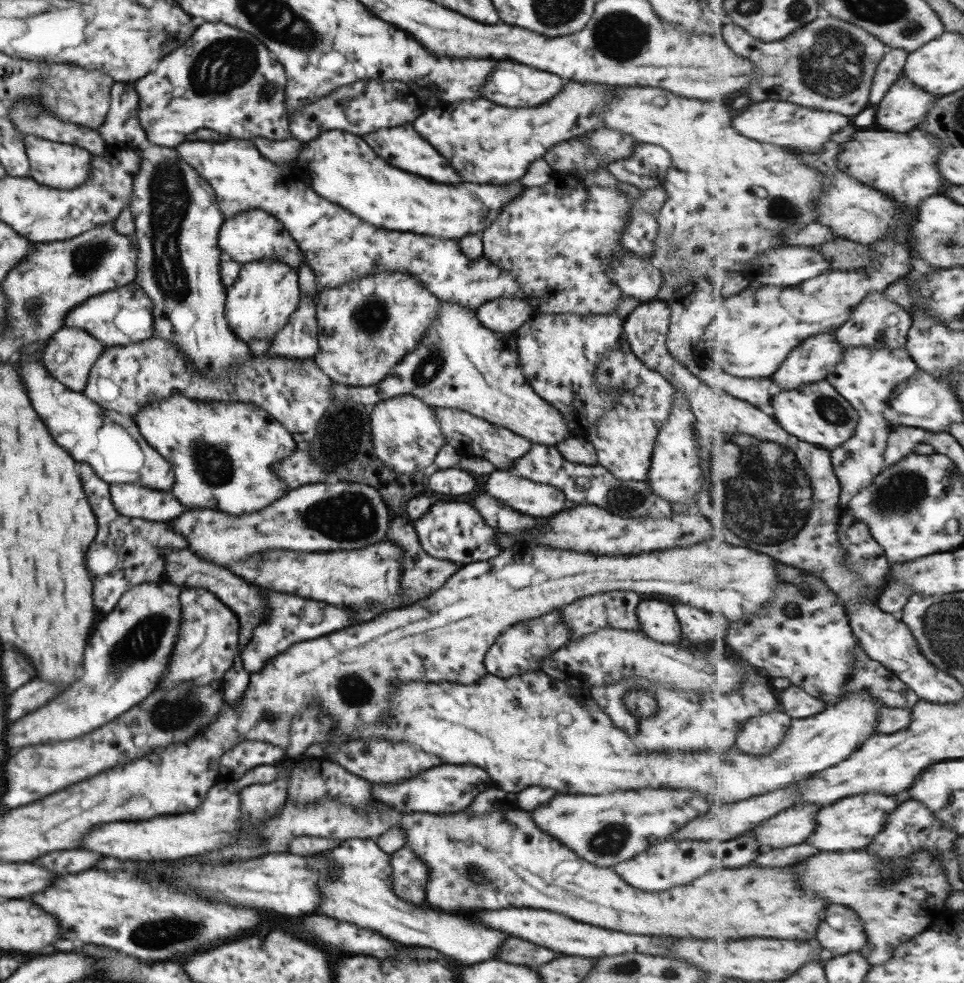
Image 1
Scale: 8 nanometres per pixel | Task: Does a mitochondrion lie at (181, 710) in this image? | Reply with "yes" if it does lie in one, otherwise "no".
yes

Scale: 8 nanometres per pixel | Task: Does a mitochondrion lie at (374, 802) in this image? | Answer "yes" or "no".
no

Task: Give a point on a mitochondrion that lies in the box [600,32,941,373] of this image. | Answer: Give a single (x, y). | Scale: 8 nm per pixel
(779, 208)

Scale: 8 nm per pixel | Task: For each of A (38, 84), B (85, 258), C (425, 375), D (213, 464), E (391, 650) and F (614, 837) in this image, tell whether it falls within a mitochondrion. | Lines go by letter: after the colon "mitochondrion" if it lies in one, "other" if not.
A: mitochondrion
B: mitochondrion
C: mitochondrion
D: mitochondrion
E: other
F: mitochondrion

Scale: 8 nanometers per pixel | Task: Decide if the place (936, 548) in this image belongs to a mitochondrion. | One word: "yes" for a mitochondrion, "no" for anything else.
no

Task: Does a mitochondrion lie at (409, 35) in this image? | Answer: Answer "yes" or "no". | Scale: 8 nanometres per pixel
no

